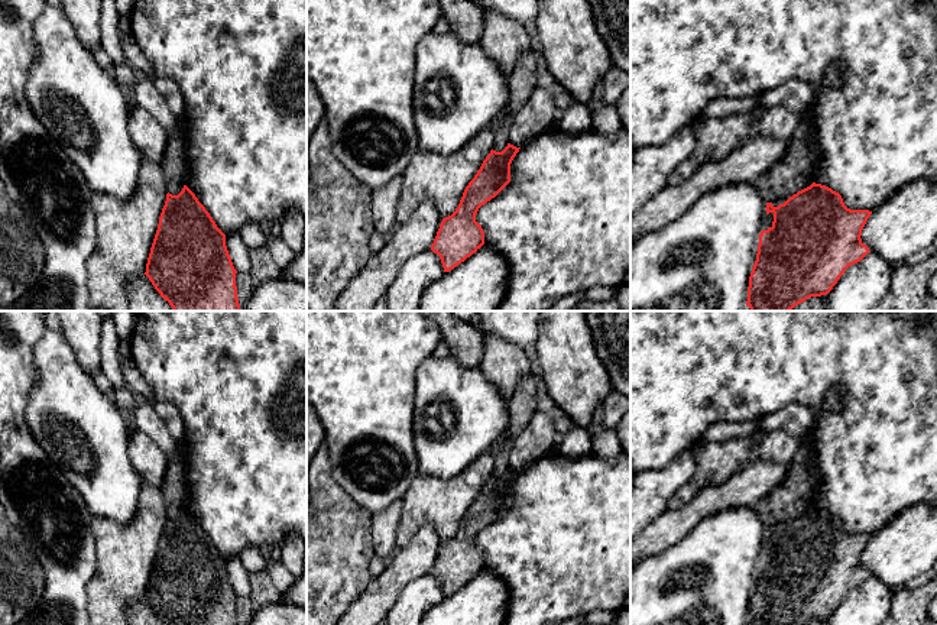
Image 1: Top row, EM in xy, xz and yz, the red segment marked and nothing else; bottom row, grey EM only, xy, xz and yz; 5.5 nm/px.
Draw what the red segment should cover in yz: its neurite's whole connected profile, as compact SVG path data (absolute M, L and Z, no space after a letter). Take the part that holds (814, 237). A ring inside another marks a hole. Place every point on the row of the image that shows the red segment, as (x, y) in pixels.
M813 182L778 207L766 203L769 213L774 221L759 234L749 276L746 305L750 311L791 311L811 297L827 295L844 271L870 252L860 236L872 211L847 208L842 195L826 185Z

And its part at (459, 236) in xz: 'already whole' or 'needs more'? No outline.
already whole

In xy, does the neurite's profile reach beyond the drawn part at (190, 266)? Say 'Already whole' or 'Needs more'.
Already whole

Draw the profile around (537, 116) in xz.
M536 87L515 116L509 129L509 143L522 148L539 135L551 132L555 111L552 95L545 88Z

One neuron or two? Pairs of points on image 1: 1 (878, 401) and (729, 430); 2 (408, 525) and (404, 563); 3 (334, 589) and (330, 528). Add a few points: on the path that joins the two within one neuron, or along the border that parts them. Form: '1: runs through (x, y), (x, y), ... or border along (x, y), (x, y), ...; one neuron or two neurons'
1: border along (761, 418), (749, 421), (726, 420); two neurons
2: border along (440, 537), (425, 524), (396, 549); two neurons
3: runs through (330, 575), (330, 543); one neuron

